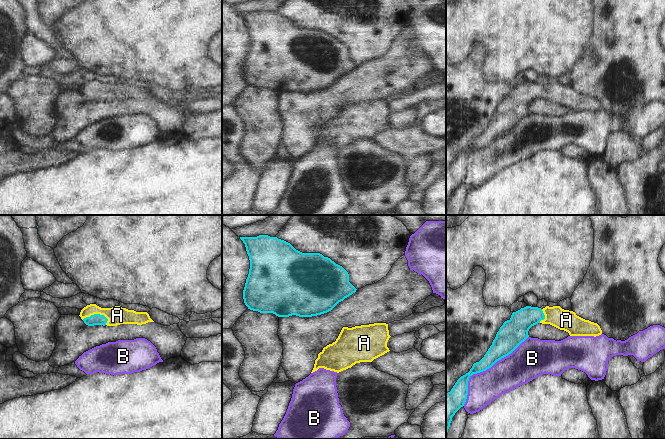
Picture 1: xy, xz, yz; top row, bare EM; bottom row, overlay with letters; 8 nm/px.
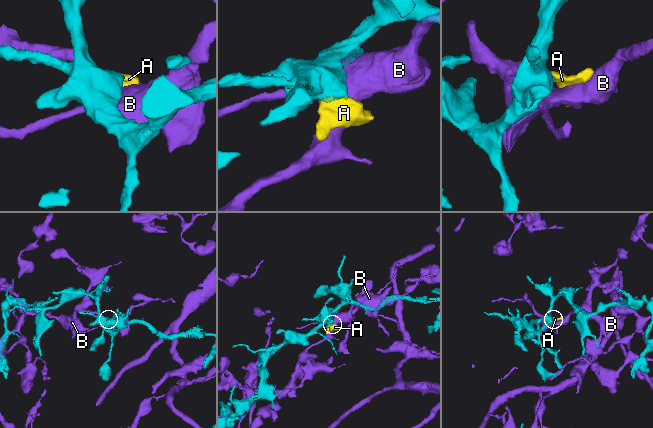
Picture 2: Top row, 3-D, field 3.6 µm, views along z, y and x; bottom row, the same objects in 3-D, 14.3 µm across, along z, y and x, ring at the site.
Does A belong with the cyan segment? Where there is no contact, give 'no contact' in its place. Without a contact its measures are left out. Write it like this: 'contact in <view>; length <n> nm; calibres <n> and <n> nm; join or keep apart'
contact in xy; length 220 nm; calibres 90 and 150 nm; join

